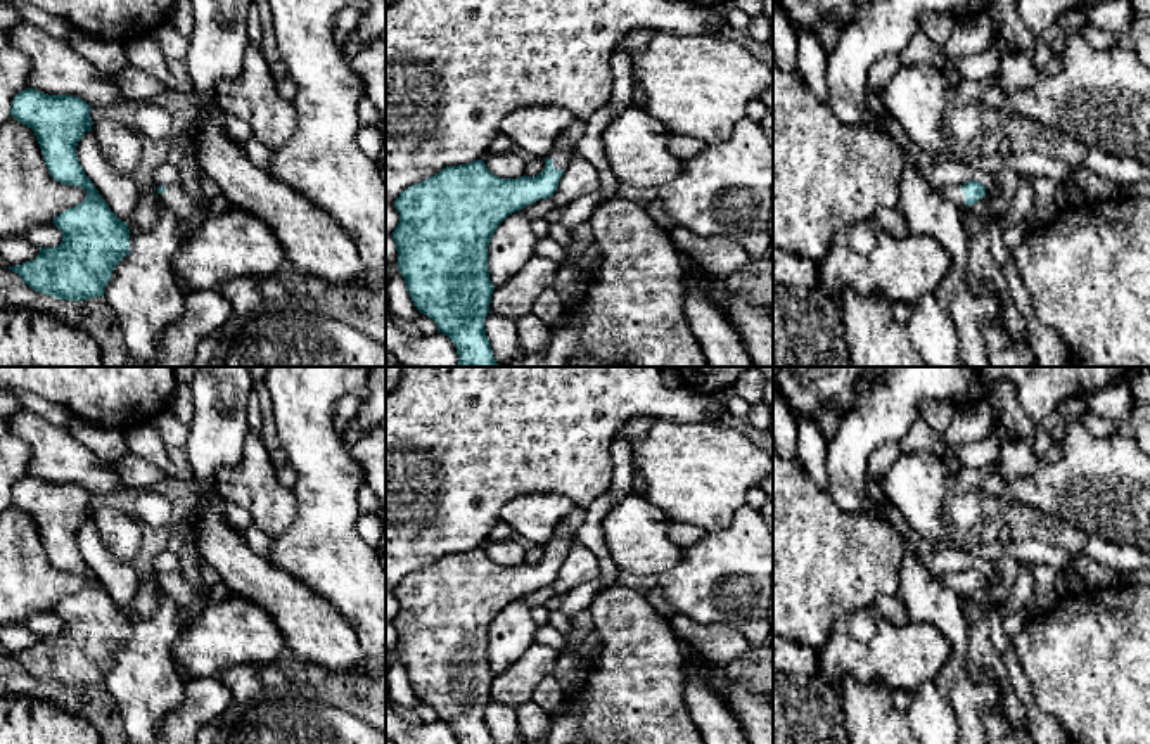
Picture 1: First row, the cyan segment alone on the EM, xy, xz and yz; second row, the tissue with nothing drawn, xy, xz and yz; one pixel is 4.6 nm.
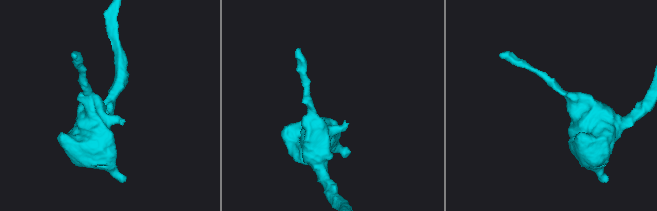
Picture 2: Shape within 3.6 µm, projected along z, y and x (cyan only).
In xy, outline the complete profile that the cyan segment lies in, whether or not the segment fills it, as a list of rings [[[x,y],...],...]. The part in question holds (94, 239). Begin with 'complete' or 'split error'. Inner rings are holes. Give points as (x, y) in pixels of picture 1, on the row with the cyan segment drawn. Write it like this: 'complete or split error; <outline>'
complete; [[[33,88],[19,92],[10,109],[35,131],[50,176],[86,190],[83,202],[54,218],[62,232],[59,246],[40,247],[35,260],[9,266],[33,291],[69,301],[104,296],[112,270],[130,254],[128,225],[111,211],[76,156],[80,138],[92,131],[90,109],[80,97]]]

